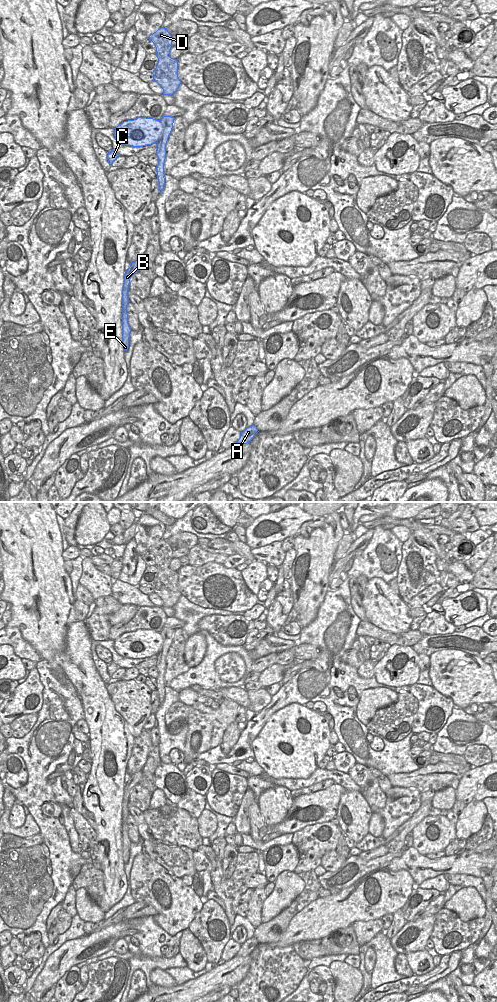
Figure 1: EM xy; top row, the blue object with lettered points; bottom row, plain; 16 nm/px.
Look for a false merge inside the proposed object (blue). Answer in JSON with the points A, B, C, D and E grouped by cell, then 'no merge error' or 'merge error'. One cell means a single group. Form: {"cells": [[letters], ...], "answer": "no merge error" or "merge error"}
{"cells": [["A", "B", "D", "E"], ["C"]], "answer": "merge error"}

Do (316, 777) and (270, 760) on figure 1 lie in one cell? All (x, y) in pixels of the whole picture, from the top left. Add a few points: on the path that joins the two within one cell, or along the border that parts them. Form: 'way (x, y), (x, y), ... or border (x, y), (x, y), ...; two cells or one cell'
border (317, 767), (307, 778), (288, 778); two cells

